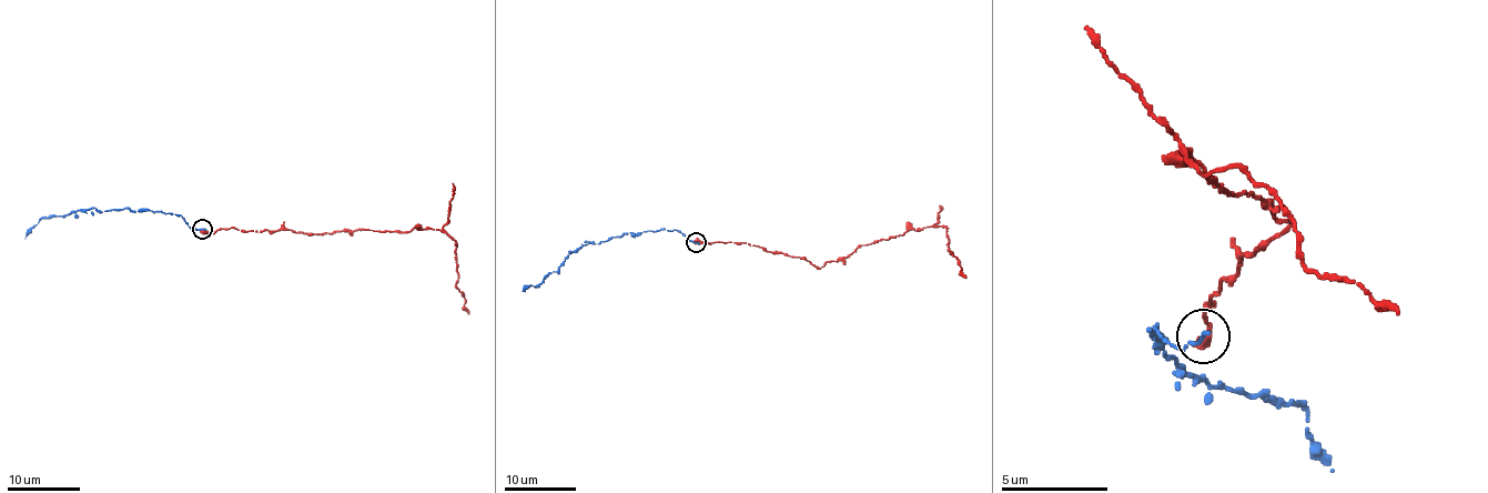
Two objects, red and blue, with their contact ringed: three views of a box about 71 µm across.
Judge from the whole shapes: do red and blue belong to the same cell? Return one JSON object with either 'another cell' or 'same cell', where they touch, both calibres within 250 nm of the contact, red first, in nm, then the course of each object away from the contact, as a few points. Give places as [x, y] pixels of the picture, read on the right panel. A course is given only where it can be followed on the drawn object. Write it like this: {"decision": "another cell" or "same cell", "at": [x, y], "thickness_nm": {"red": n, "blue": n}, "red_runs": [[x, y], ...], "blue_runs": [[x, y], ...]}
{"decision": "same cell", "at": [1203, 336], "thickness_nm": {"red": 480, "blue": 240}, "red_runs": [[1202, 338], [1210, 297], [1289, 219], [1226, 195], [1184, 144], [1196, 167], [1261, 181], [1303, 264], [1396, 315]], "blue_runs": [[1202, 338], [1178, 348], [1149, 331], [1156, 333], [1154, 353], [1164, 346], [1182, 372], [1302, 406], [1330, 471]]}

